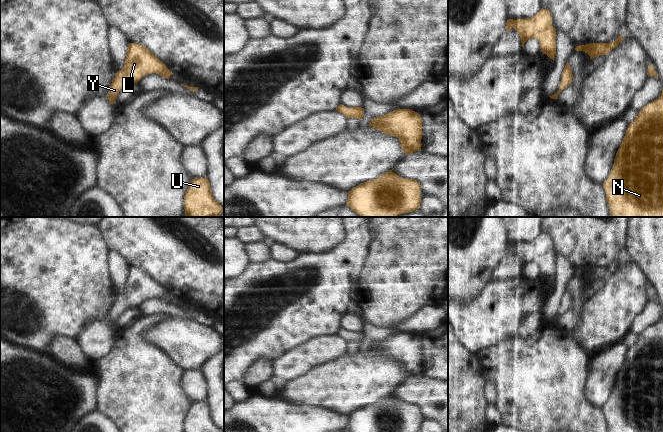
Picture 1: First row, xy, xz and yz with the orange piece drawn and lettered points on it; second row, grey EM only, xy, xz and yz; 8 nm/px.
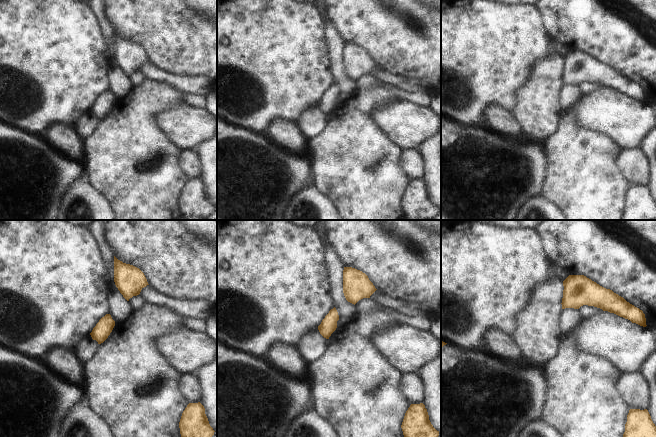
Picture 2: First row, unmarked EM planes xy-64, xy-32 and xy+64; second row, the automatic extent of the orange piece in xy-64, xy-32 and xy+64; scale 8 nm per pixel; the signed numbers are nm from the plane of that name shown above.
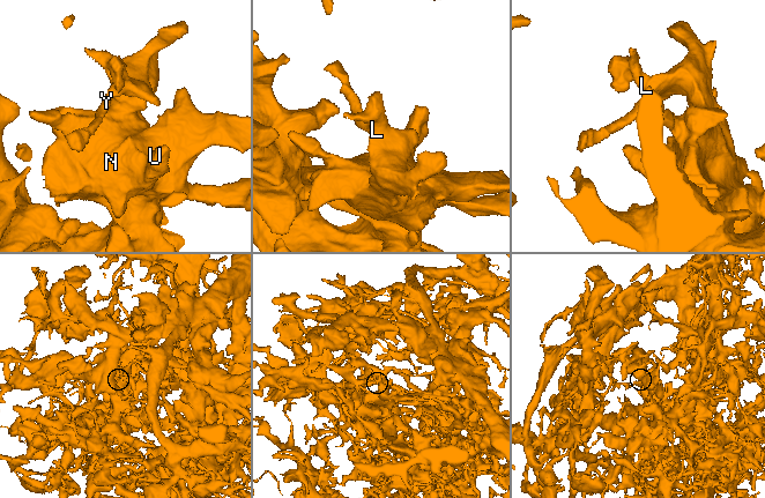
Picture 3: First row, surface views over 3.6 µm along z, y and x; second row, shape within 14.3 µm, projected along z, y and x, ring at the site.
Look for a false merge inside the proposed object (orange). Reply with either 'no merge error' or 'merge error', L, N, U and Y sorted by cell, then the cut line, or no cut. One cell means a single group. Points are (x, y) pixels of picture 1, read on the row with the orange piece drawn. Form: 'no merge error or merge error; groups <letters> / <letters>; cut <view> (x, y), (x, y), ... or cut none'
no merge error; groups L N U Y; cut none

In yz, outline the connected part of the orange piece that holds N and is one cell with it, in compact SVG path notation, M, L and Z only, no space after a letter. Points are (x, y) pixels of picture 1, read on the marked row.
M663 89L661 96L644 106L628 125L610 176L603 187L610 207L610 217L663 217Z

